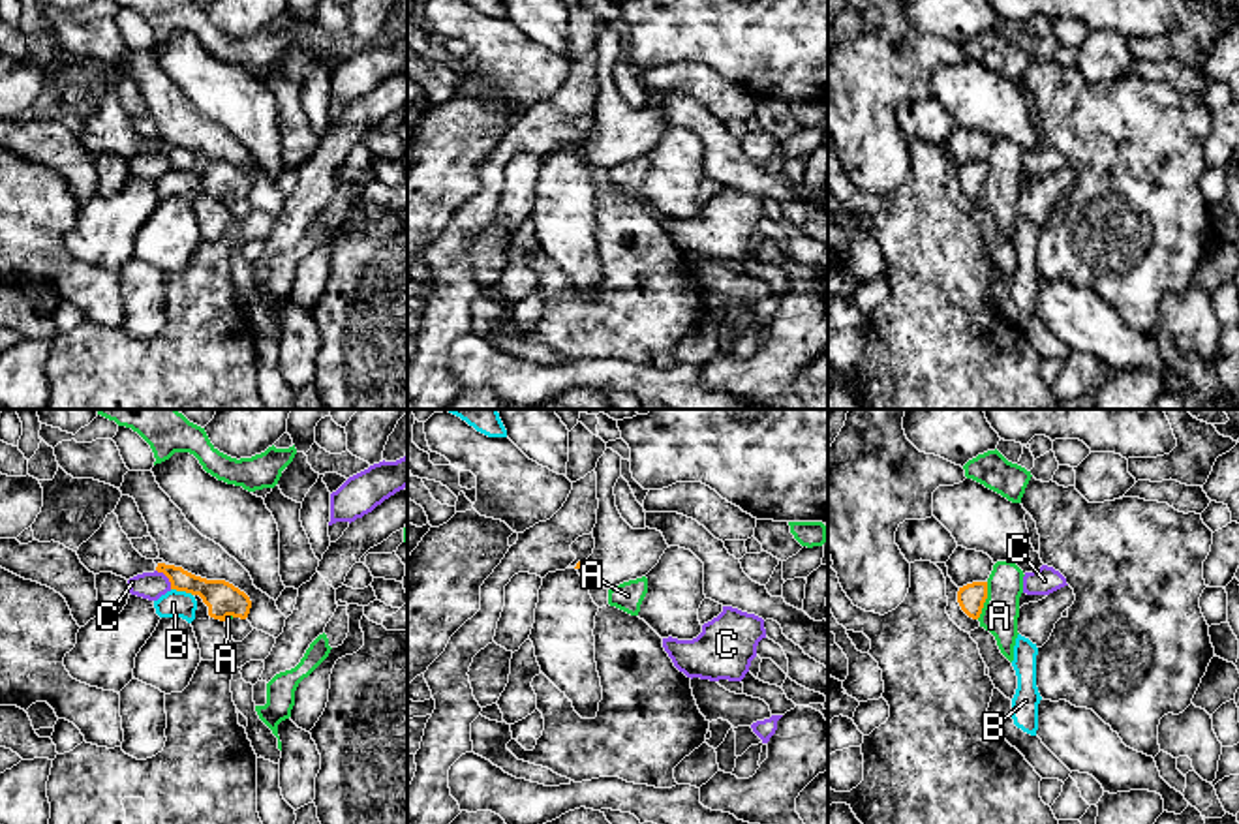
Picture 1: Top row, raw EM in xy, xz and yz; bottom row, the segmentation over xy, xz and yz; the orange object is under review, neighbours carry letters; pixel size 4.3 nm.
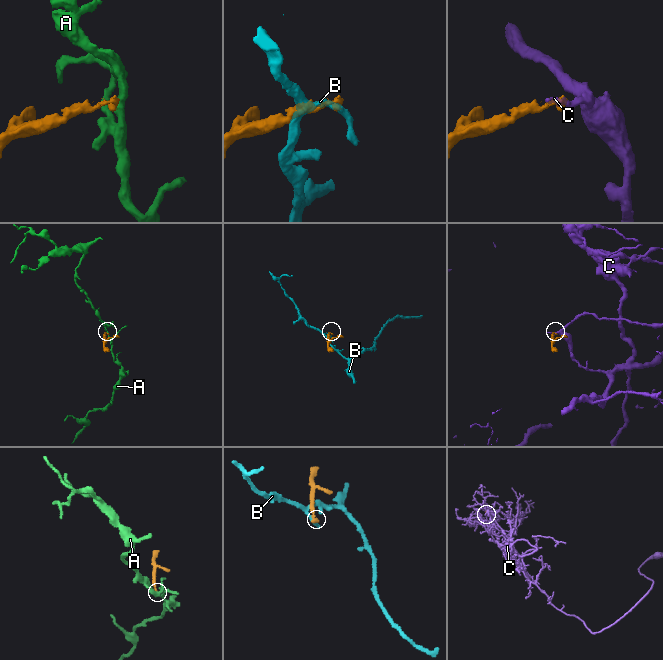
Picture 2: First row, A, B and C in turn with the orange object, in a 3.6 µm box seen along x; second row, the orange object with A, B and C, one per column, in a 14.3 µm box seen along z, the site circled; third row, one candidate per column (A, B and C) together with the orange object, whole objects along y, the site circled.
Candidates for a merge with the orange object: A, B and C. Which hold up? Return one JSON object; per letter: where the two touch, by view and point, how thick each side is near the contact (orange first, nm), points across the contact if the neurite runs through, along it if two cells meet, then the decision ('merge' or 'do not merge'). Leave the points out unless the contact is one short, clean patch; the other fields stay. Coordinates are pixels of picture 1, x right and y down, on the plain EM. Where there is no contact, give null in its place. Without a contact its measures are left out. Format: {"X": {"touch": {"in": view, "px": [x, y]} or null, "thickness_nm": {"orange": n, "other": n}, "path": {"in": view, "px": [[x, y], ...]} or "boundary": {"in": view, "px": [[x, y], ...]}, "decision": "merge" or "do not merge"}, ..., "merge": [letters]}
{"A": {"touch": {"in": "yz", "px": [984, 181]}, "thickness_nm": {"orange": 120, "other": 160}, "boundary": {"in": "yz", "px": [[988, 162], [988, 177], [977, 198]]}, "decision": "do not merge"}, "B": {"touch": {"in": "xy", "px": [183, 169]}, "thickness_nm": {"orange": 150, "other": 110}, "decision": "do not merge"}, "C": {"touch": {"in": "xy", "px": [168, 156]}, "thickness_nm": {"orange": 140, "other": 120}, "boundary": {"in": "xy", "px": [[156, 149], [168, 158], [171, 167]]}, "decision": "do not merge"}, "merge": []}

